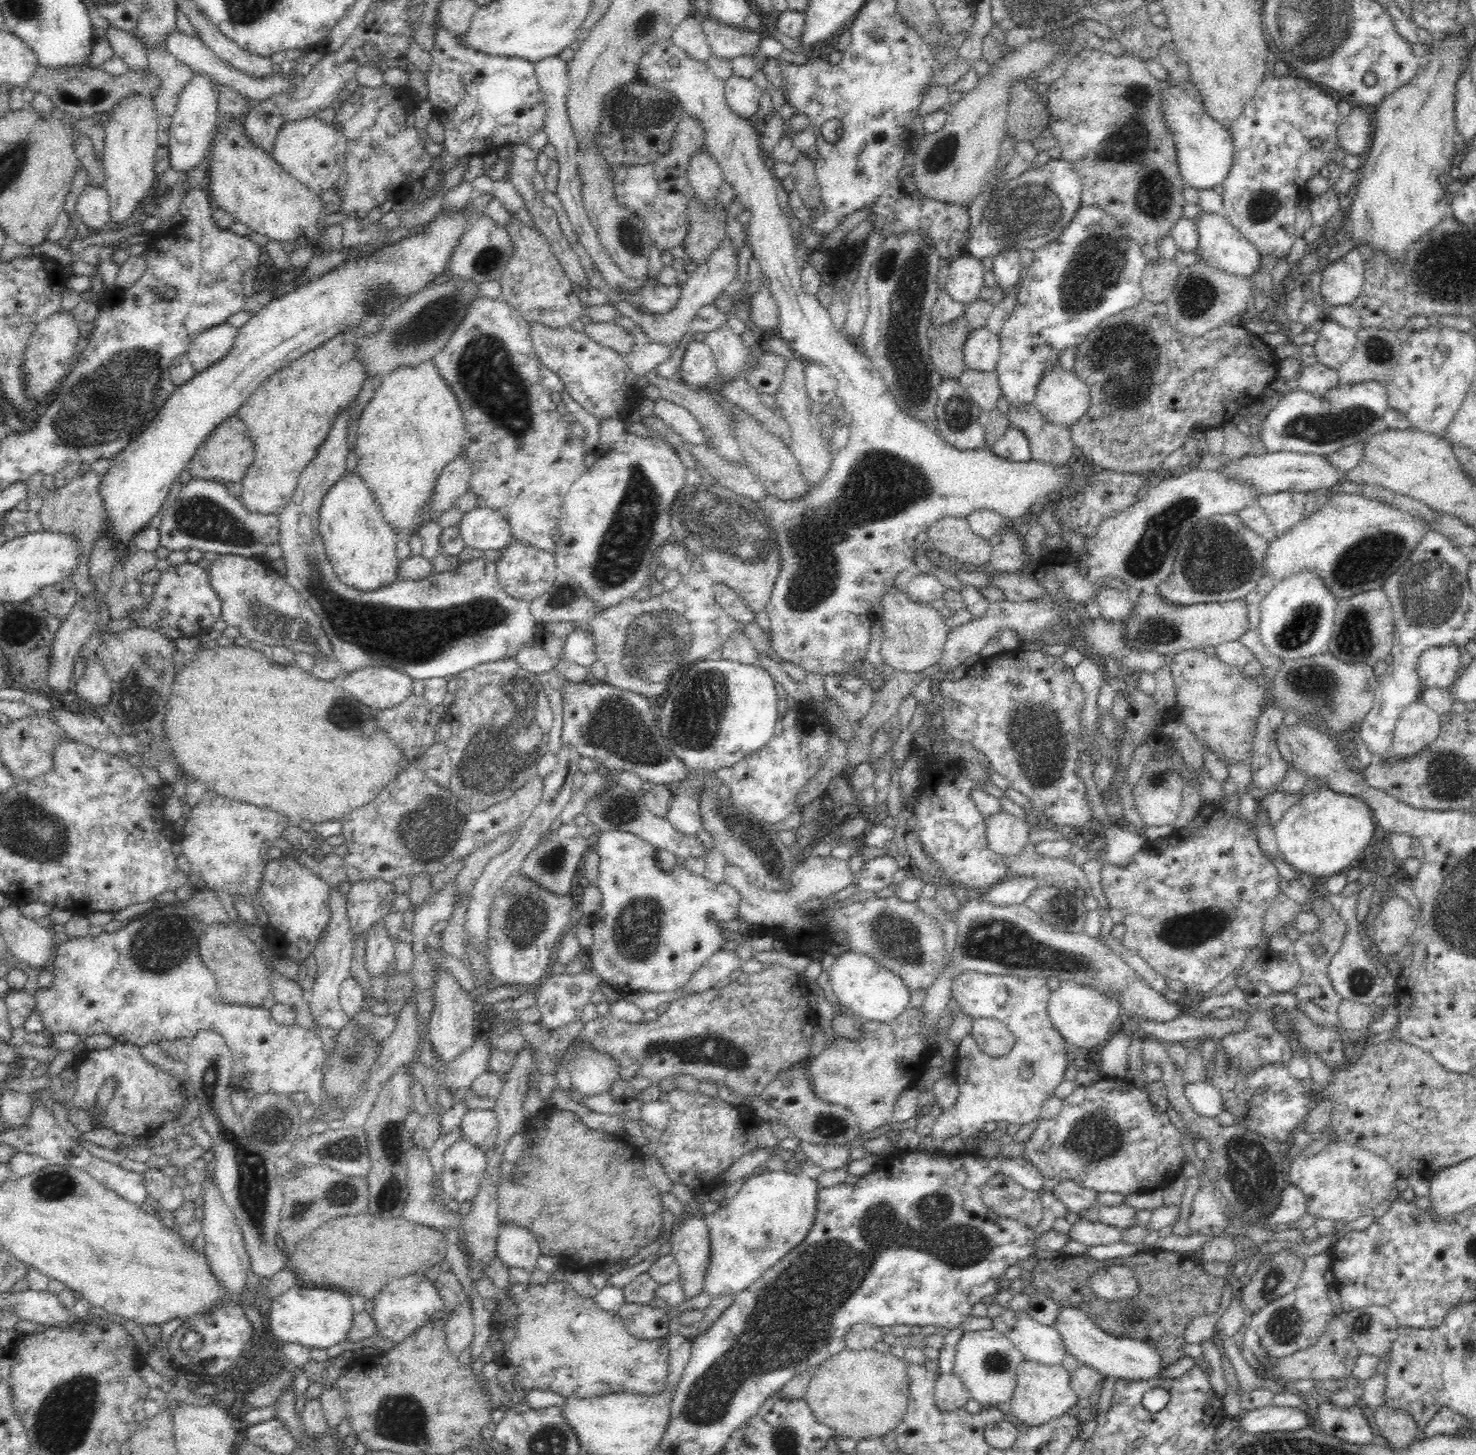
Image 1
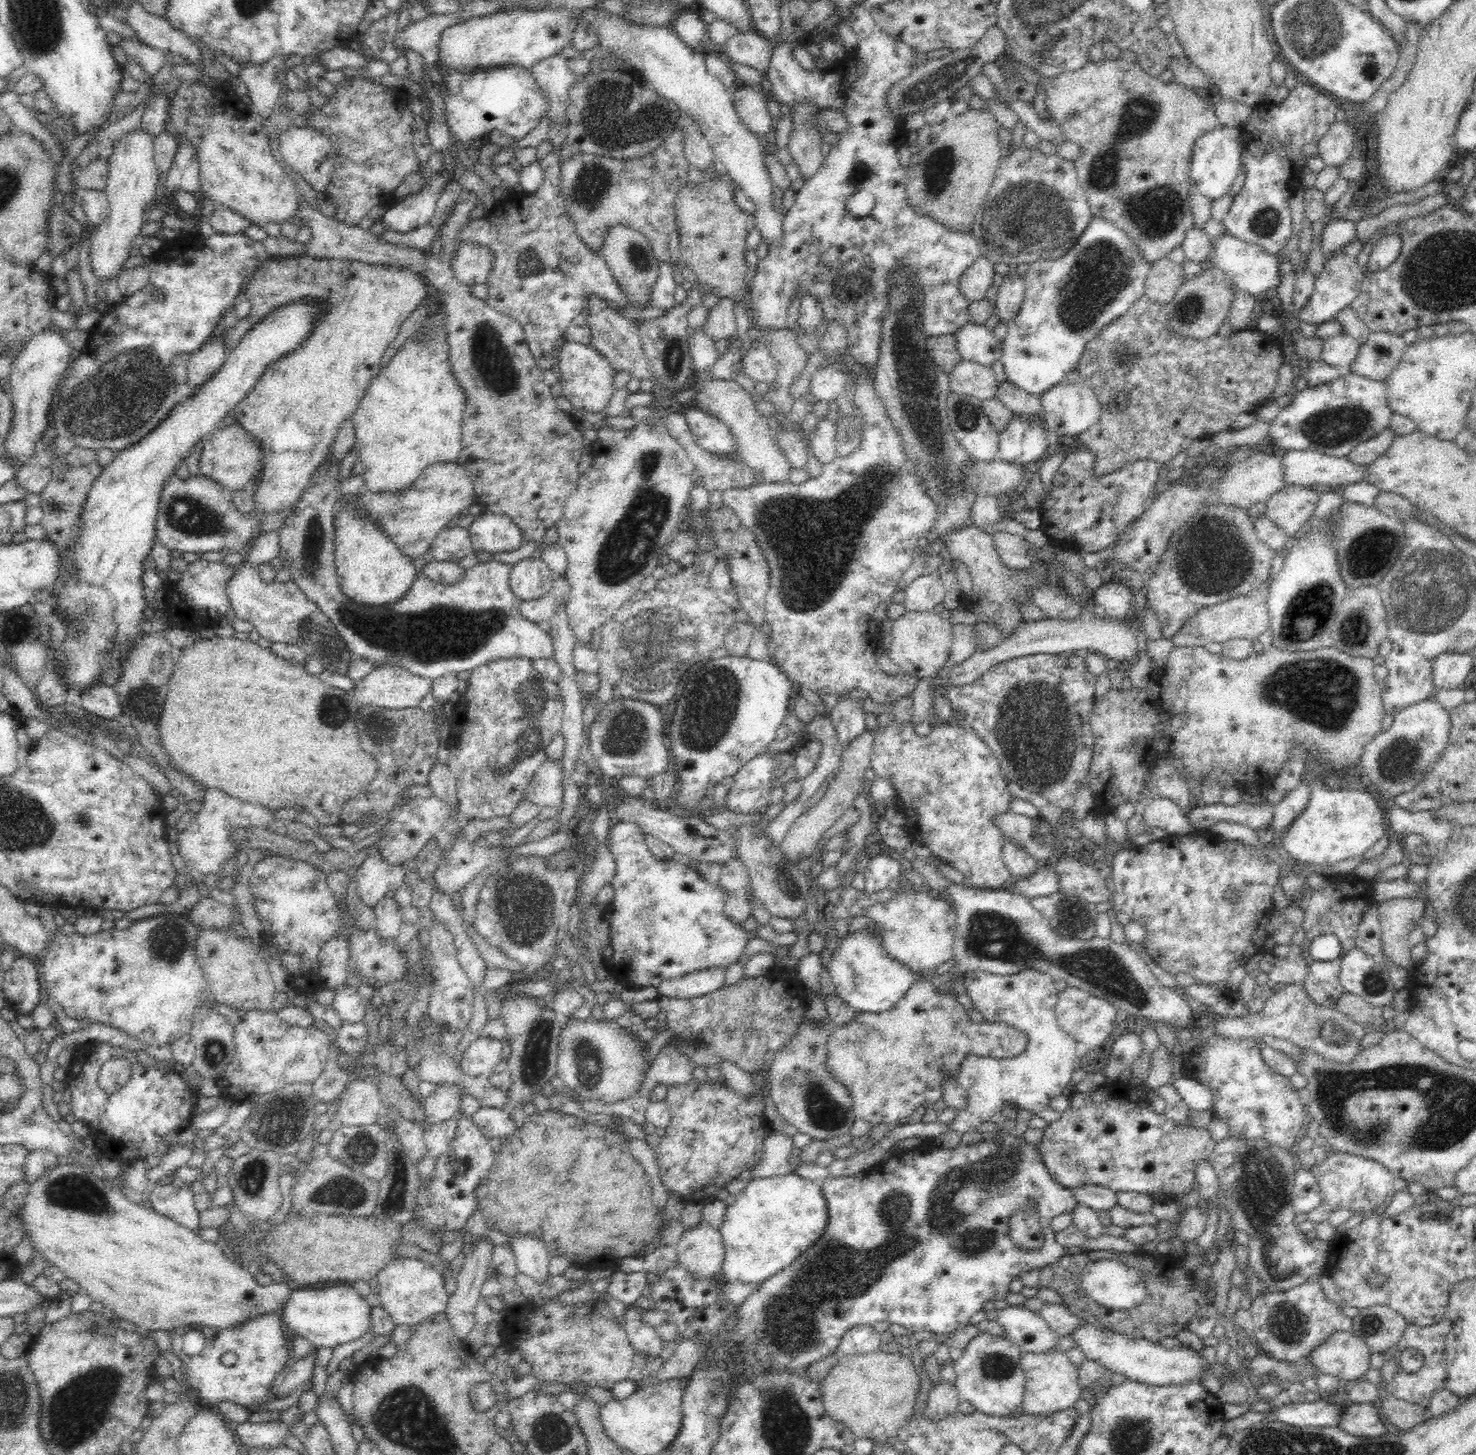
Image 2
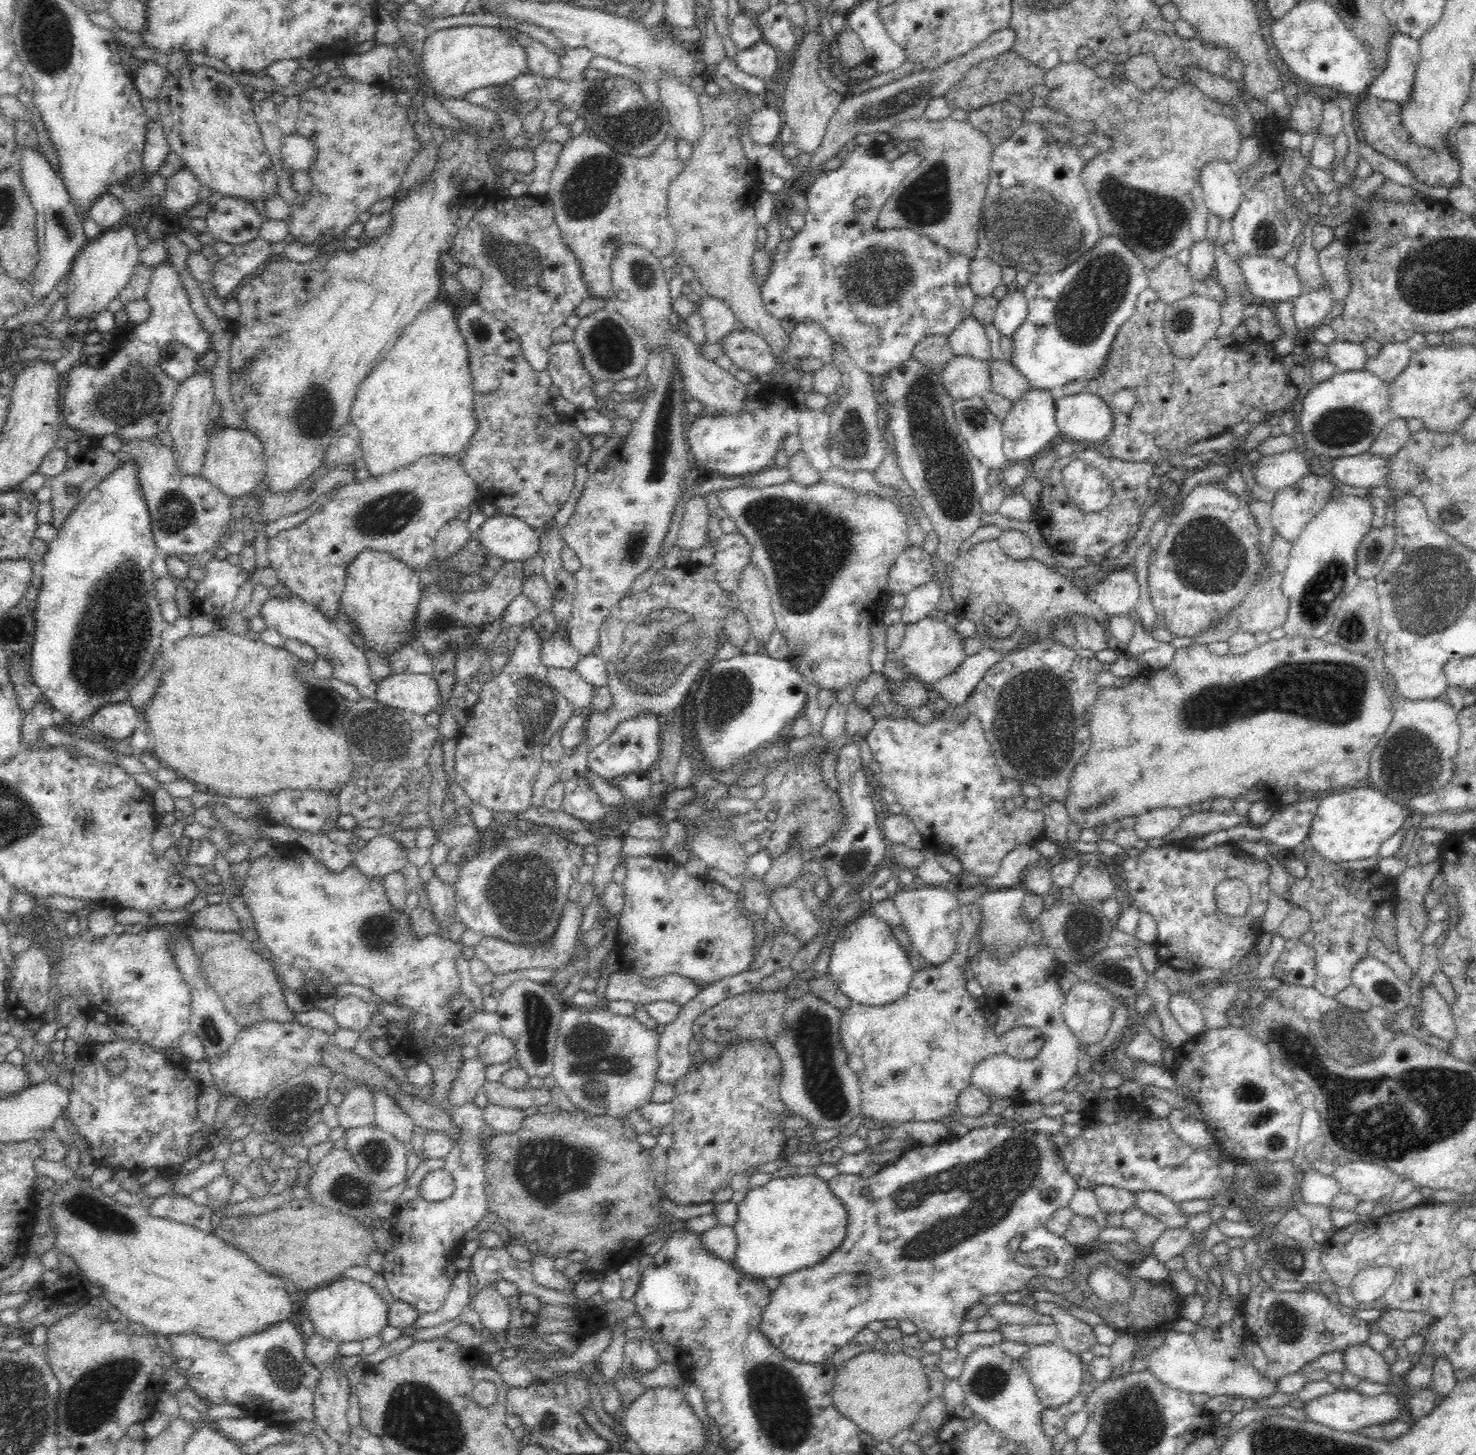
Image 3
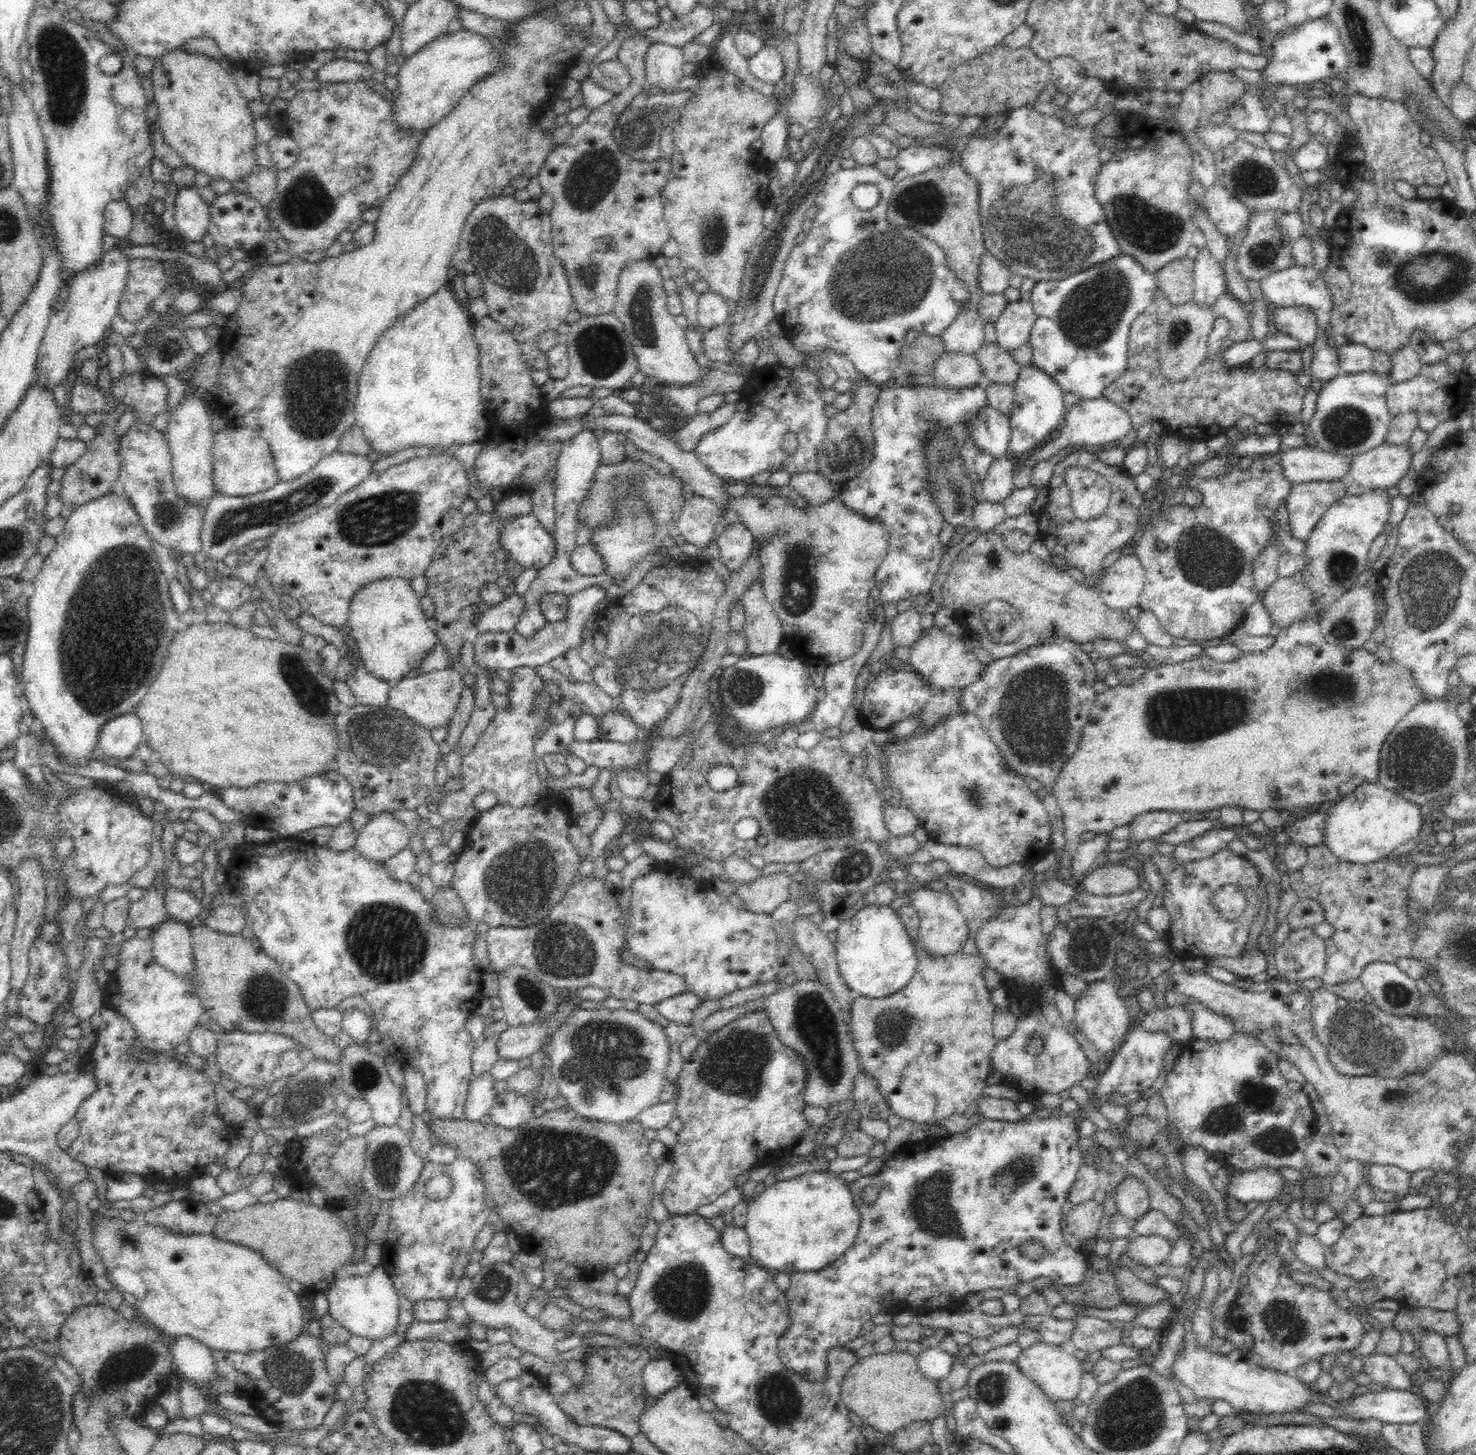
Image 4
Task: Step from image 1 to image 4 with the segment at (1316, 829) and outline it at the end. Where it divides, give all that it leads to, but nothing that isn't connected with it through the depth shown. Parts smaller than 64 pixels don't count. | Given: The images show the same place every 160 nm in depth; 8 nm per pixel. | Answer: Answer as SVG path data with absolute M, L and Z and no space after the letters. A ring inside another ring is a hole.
M1364 782L1324 812L1323 844L1341 861L1368 864L1384 859L1396 846L1426 832L1422 828L1420 807L1378 782Z

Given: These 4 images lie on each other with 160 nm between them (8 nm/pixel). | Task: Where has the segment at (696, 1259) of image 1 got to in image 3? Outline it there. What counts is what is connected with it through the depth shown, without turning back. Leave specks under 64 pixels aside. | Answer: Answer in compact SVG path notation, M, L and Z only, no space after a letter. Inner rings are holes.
M716 1224L700 1234L704 1251L724 1261L732 1261L736 1252L736 1233L732 1226Z

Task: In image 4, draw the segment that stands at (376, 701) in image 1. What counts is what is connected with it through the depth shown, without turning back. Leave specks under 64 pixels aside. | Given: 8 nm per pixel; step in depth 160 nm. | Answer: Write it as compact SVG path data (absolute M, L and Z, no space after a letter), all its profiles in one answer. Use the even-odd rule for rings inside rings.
M449 668L428 672L416 678L404 678L391 683L390 692L386 698L389 707L401 710L405 715L414 719L420 726L432 730L438 726L446 726L450 716L454 714L460 692L462 692L463 678L456 669Z

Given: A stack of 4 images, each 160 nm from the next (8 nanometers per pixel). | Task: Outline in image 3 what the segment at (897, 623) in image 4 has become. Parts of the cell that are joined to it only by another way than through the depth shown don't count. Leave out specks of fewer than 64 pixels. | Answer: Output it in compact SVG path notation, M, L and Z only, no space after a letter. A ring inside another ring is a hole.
M936 576L918 588L905 594L905 603L902 608L901 622L918 622L936 611L940 600L940 585Z

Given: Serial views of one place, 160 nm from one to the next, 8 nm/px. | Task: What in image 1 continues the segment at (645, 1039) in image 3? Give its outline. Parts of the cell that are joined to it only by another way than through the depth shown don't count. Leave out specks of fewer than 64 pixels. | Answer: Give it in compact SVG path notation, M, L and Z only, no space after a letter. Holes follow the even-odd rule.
M590 1047L578 1049L566 1071L571 1076L573 1093L584 1097L607 1092L612 1082L620 1080L620 1067L616 1060Z

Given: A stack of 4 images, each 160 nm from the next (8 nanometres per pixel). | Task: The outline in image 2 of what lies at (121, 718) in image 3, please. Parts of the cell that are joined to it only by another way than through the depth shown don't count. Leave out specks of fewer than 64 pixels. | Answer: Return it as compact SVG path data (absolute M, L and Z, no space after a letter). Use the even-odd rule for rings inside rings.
M104 683L90 685L82 690L81 702L87 712L102 718L121 719L120 701L113 686Z

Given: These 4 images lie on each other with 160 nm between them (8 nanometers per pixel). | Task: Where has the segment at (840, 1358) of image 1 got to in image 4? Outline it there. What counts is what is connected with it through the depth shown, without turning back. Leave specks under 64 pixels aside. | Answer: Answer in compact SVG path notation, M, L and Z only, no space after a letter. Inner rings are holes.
M893 1350L888 1353L873 1353L871 1356L859 1359L844 1376L841 1385L842 1403L849 1408L850 1413L858 1415L864 1425L873 1427L879 1433L891 1438L898 1430L906 1428L914 1422L924 1420L932 1423L943 1412L944 1397L938 1391L932 1379L924 1377L917 1366L917 1357L908 1351Z

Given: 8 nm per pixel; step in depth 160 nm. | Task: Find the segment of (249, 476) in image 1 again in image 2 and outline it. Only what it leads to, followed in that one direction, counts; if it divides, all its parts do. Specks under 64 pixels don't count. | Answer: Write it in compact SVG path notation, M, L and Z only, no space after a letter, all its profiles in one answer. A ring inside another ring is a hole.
M306 254L269 257L251 274L244 285L244 293L252 305L249 313L253 325L278 306L296 302L305 296L329 302L329 311L315 322L315 329L307 341L294 353L268 366L252 392L233 411L236 423L261 442L261 463L264 467L260 479L249 486L253 492L254 512L282 512L296 502L313 472L328 458L340 426L358 409L370 381L380 371L380 358L384 356L386 346L396 338L400 324L418 305L426 303L426 285L414 271L346 259L312 258Z

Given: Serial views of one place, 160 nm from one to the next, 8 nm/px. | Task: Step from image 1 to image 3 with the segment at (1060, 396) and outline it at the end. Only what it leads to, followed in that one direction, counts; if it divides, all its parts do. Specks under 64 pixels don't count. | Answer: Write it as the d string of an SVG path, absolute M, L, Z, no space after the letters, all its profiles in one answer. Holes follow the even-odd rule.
M1082 390L1079 394L1062 396L1055 400L1055 422L1060 438L1074 442L1088 442L1100 446L1100 442L1112 431L1113 417L1109 406L1096 394Z

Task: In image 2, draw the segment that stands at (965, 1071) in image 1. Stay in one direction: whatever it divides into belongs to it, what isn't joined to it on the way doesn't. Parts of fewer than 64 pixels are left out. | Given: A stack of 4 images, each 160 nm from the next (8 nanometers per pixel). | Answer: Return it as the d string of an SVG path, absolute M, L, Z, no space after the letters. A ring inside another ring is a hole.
M1034 969L1016 974L998 975L984 971L967 972L963 978L966 994L980 1012L983 1021L1001 1022L1026 1033L1028 1044L1020 1054L1012 1058L993 1059L976 1054L966 1054L960 1062L956 1079L966 1091L966 1106L957 1110L948 1124L948 1130L962 1135L976 1130L988 1122L992 1115L1000 1113L1004 1104L1014 1104L1020 1110L1036 1114L1048 1107L1055 1096L1060 1096L1070 1084L1072 1072L1079 1062L1076 1058L1076 1041L1060 1029L1055 1016L1059 990L1048 974Z

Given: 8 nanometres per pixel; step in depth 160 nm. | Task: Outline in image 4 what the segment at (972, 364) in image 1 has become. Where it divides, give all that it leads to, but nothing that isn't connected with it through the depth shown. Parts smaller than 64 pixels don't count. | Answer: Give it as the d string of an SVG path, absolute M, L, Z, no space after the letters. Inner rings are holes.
M976 309L961 312L940 335L946 352L976 354L986 342L984 325Z

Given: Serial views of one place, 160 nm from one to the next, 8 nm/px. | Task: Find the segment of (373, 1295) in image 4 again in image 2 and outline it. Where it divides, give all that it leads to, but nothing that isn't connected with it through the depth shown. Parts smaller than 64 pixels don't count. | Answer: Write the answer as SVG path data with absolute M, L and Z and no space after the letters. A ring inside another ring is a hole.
M350 1284L316 1290L292 1290L280 1309L280 1320L290 1337L304 1337L315 1348L330 1348L352 1342L368 1332L370 1305Z

